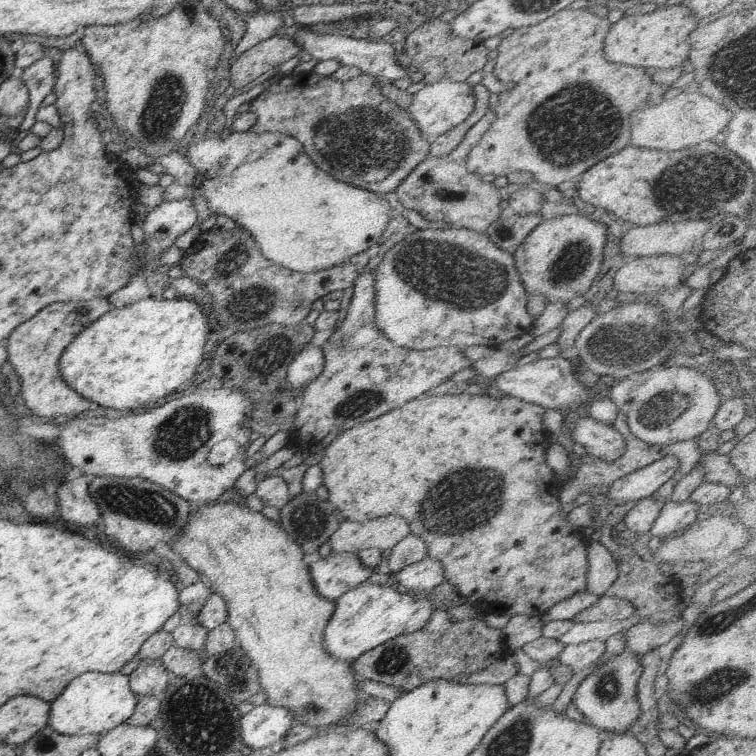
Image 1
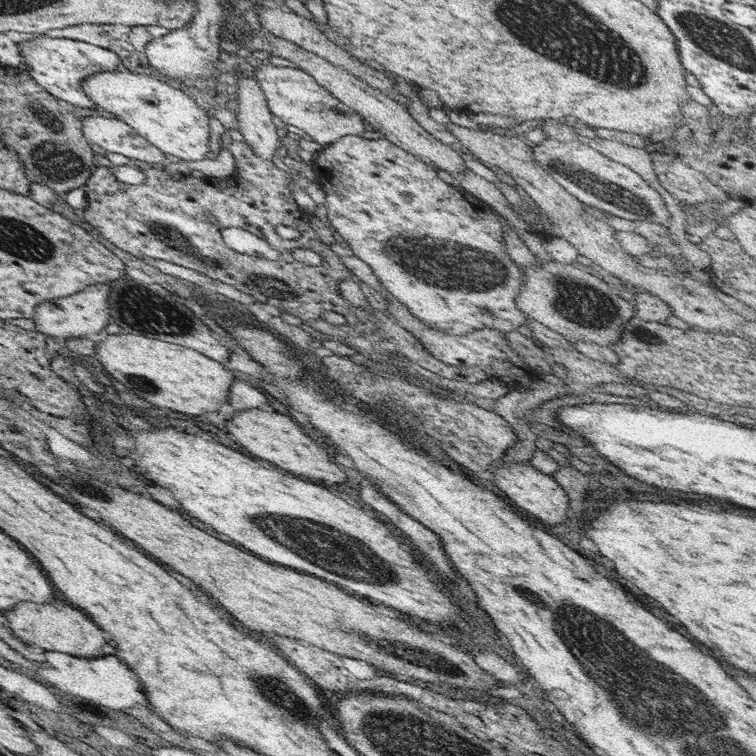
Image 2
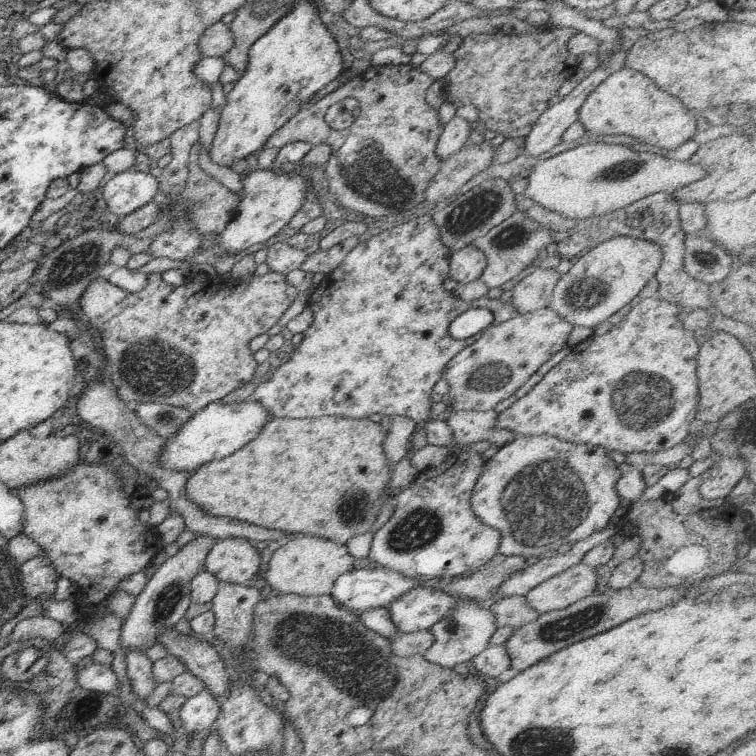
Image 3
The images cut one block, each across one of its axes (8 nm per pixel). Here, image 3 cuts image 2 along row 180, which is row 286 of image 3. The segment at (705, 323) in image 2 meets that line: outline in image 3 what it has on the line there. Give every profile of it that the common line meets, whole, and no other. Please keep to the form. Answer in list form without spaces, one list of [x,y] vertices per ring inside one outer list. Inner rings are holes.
[[[543,267],[537,268],[514,287],[513,298],[523,305],[525,310],[535,311],[548,307],[552,291],[561,276],[562,274],[552,267],[547,270]]]

